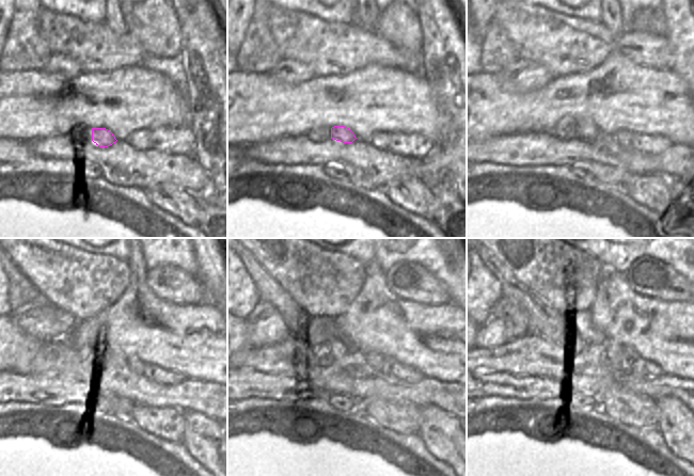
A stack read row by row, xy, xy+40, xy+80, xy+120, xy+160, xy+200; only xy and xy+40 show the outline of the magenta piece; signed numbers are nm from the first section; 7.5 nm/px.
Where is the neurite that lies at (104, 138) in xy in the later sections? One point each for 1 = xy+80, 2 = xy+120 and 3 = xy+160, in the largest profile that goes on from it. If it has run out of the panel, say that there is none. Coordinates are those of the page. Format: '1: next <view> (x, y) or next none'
1: next xy+80 (584, 129)
2: next xy+120 (96, 358)
3: next xy+160 (336, 348)

